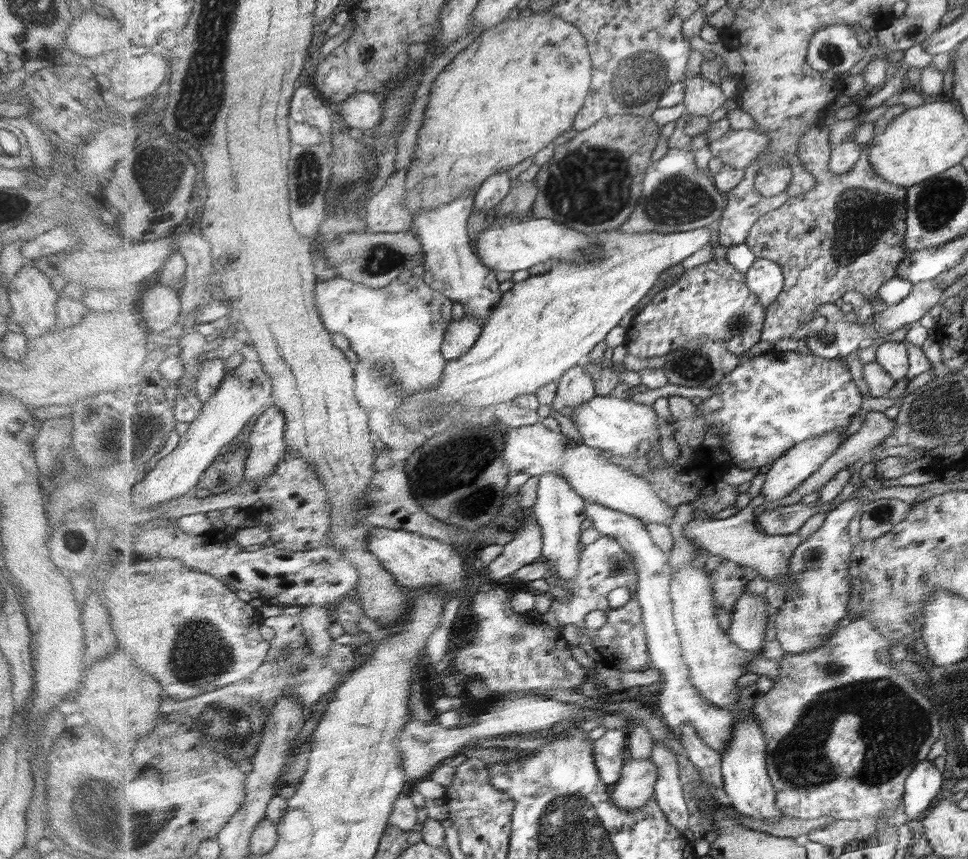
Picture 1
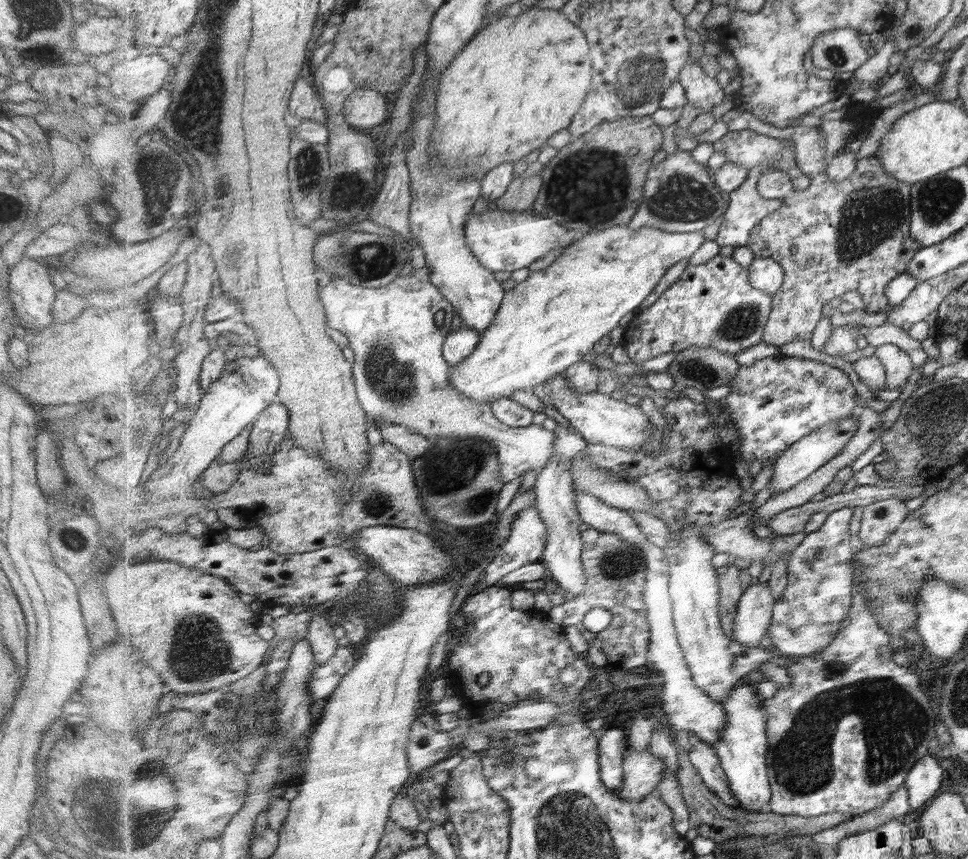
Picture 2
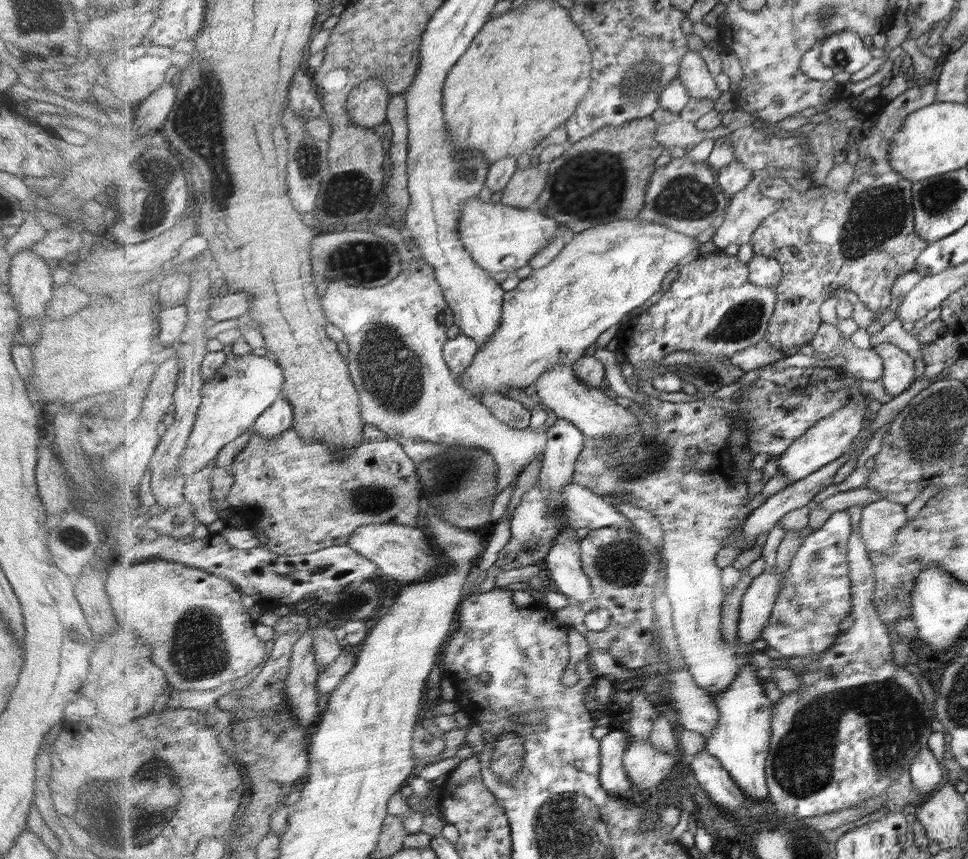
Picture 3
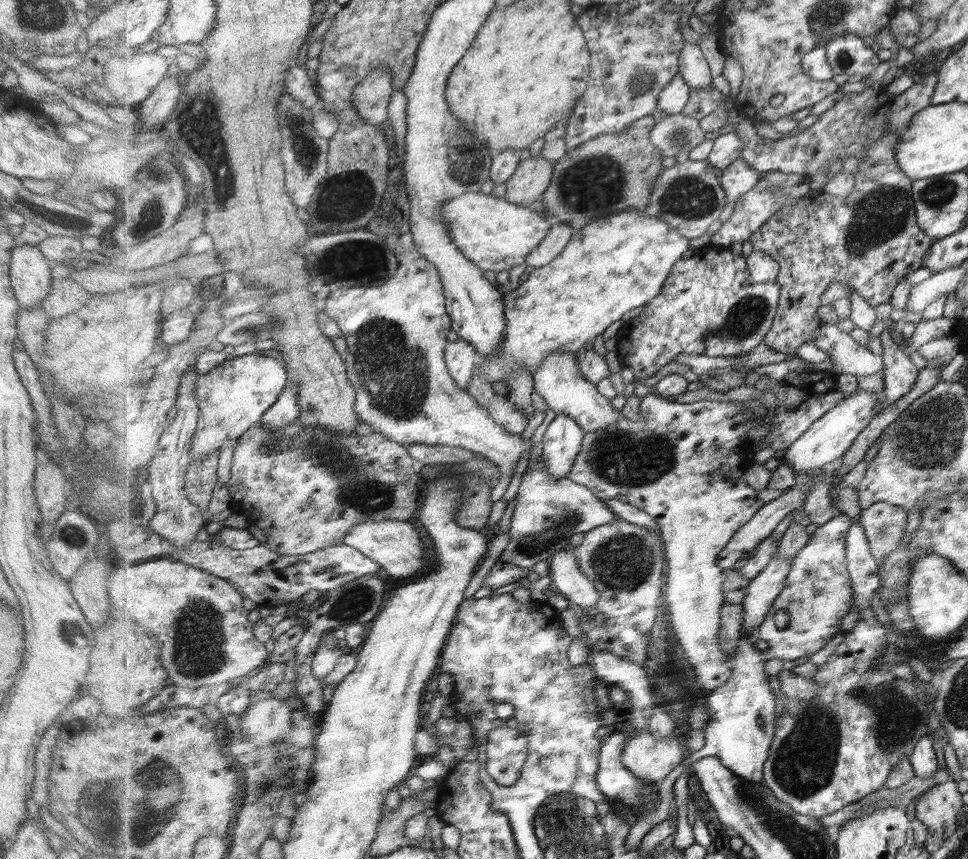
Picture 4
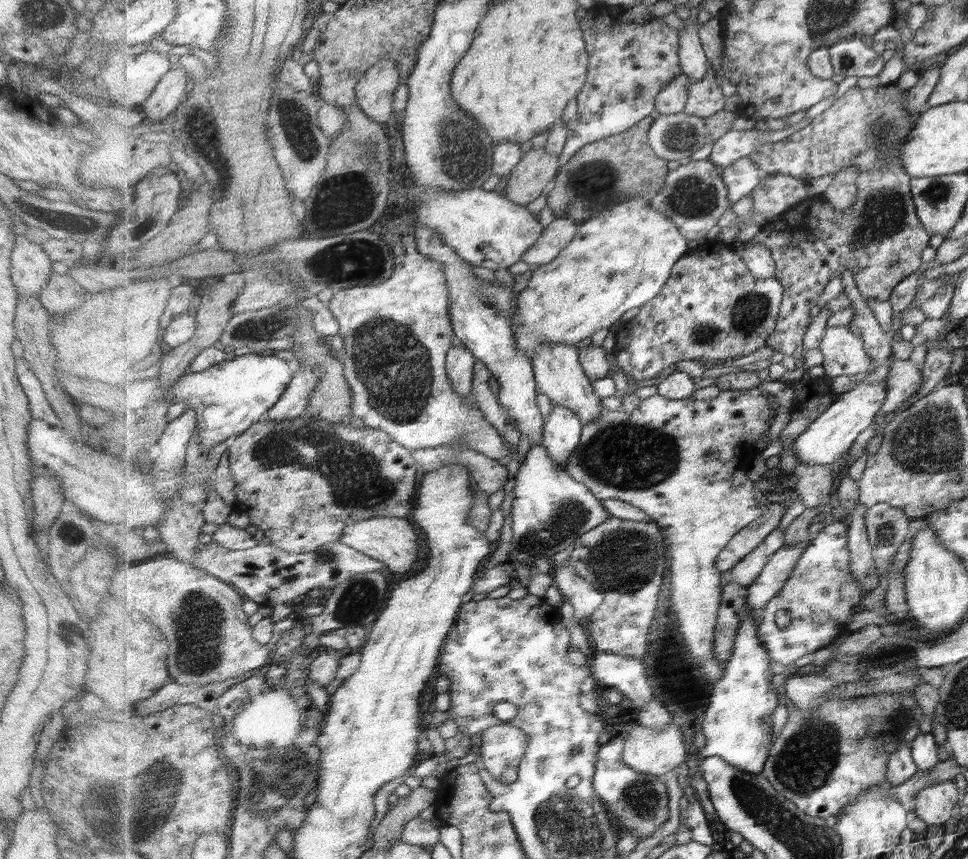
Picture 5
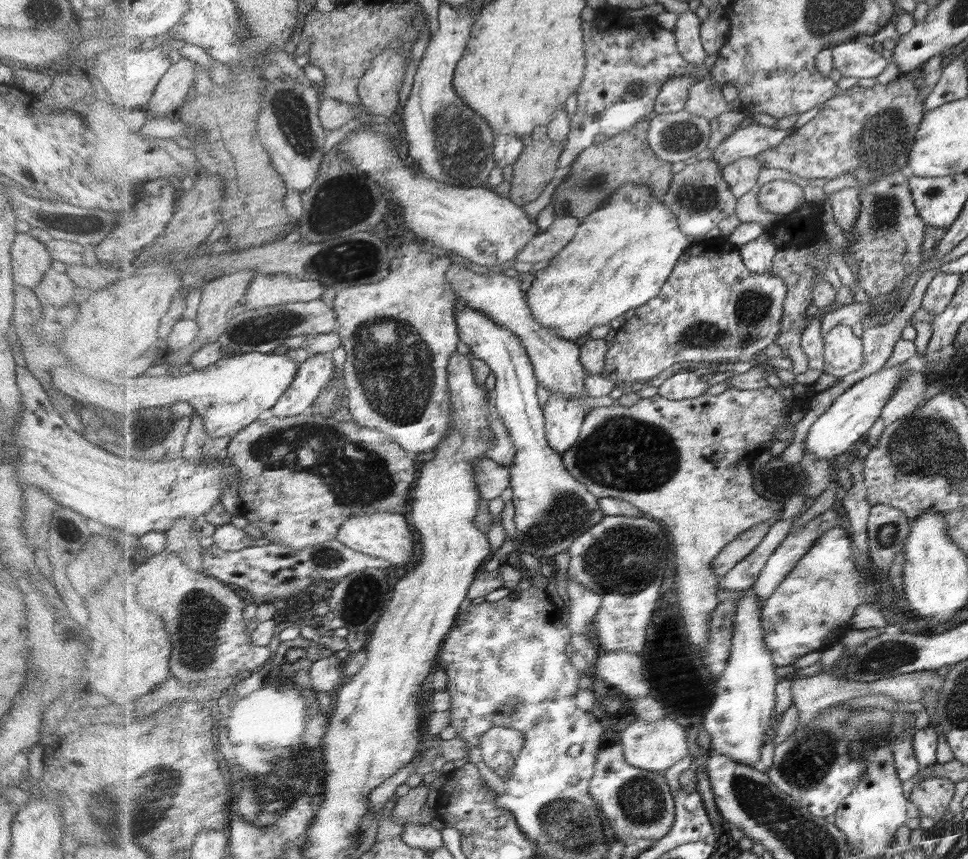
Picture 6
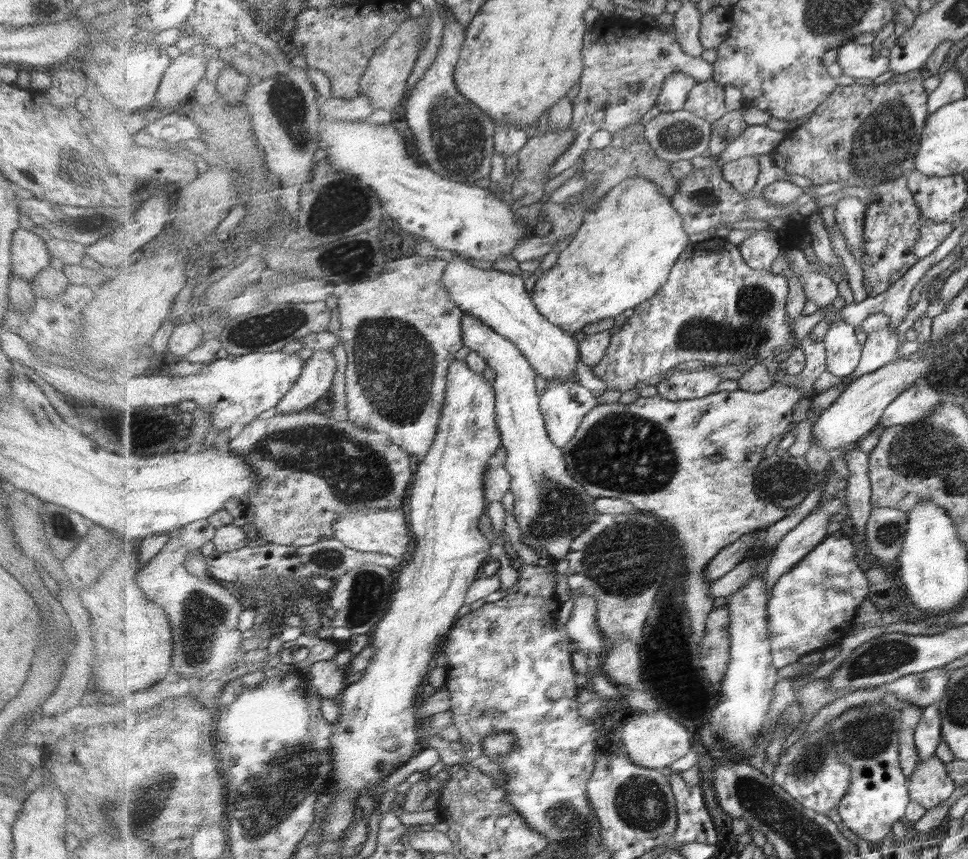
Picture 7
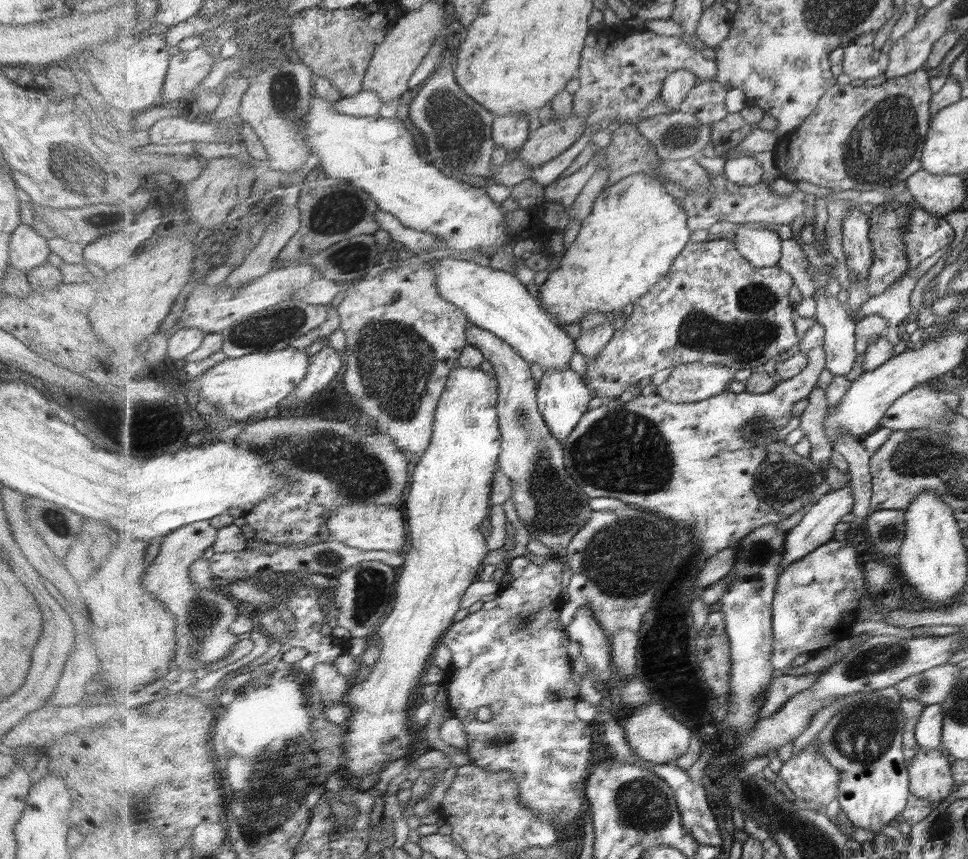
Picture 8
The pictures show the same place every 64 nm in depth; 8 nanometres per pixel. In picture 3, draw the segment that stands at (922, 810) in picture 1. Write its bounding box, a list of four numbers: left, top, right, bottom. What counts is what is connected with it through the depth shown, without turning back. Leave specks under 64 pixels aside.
[909,745,945,798]

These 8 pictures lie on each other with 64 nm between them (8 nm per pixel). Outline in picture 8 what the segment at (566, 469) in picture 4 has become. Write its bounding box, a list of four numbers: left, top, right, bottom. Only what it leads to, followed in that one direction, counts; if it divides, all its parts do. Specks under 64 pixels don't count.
[538,368,593,442]

